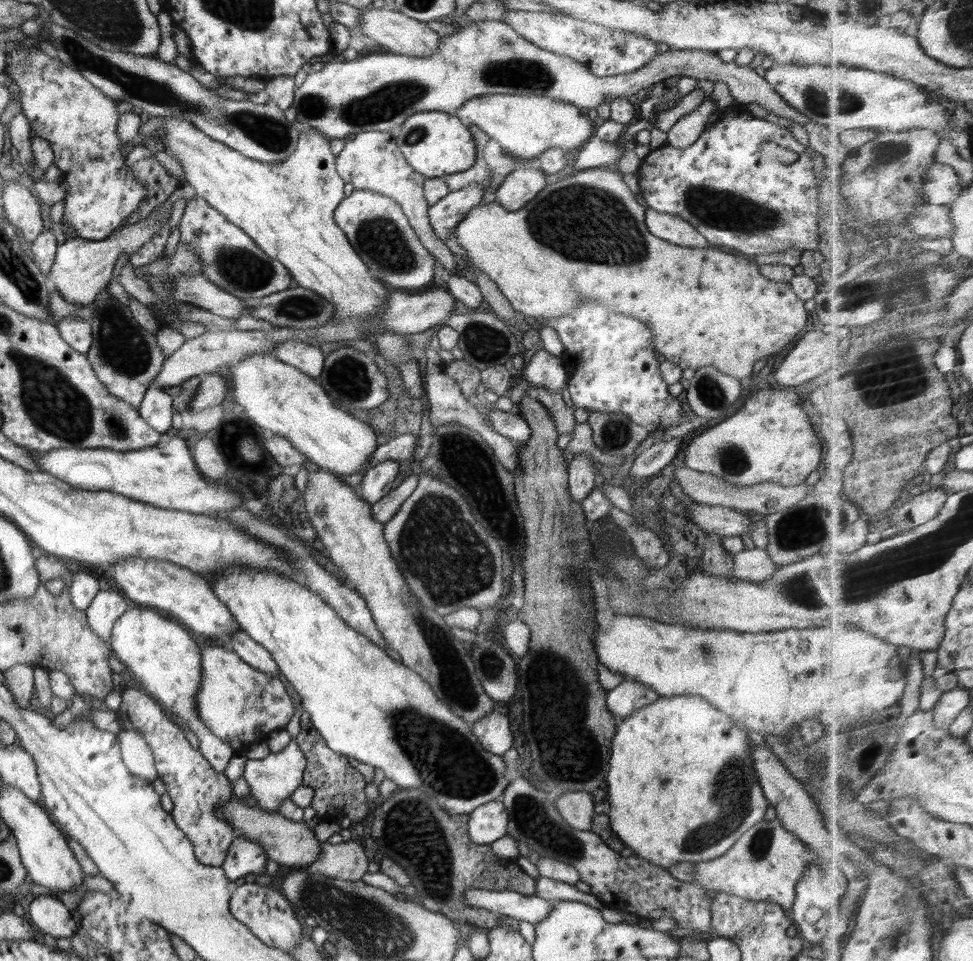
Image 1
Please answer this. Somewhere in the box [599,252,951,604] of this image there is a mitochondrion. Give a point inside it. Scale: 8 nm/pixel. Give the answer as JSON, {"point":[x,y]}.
{"point":[800,529]}

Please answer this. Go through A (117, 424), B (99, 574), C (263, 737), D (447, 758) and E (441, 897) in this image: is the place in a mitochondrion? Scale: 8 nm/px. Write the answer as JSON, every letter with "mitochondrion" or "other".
{"A":"mitochondrion","B":"other","C":"other","D":"mitochondrion","E":"mitochondrion"}

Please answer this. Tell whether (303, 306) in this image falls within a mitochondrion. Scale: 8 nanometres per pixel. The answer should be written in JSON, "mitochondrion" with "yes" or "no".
{"mitochondrion":"yes"}

